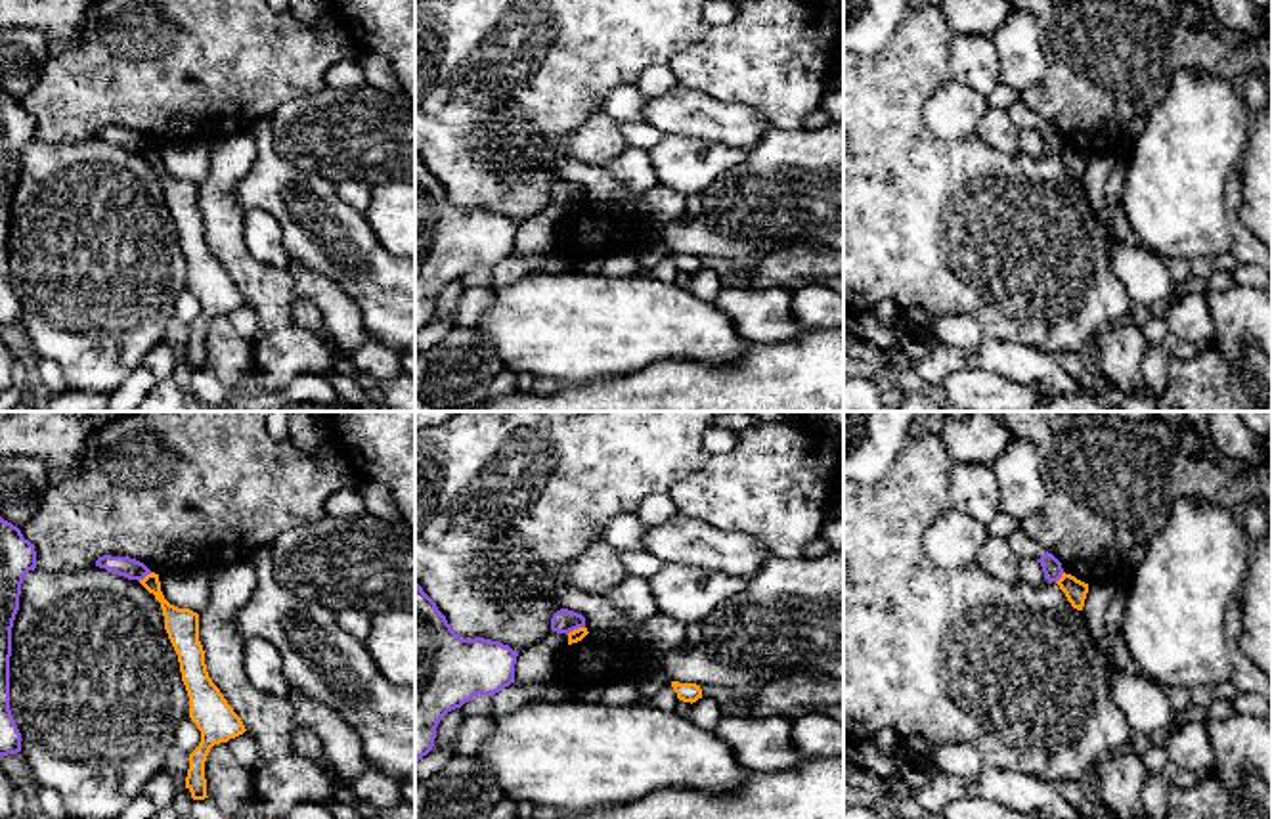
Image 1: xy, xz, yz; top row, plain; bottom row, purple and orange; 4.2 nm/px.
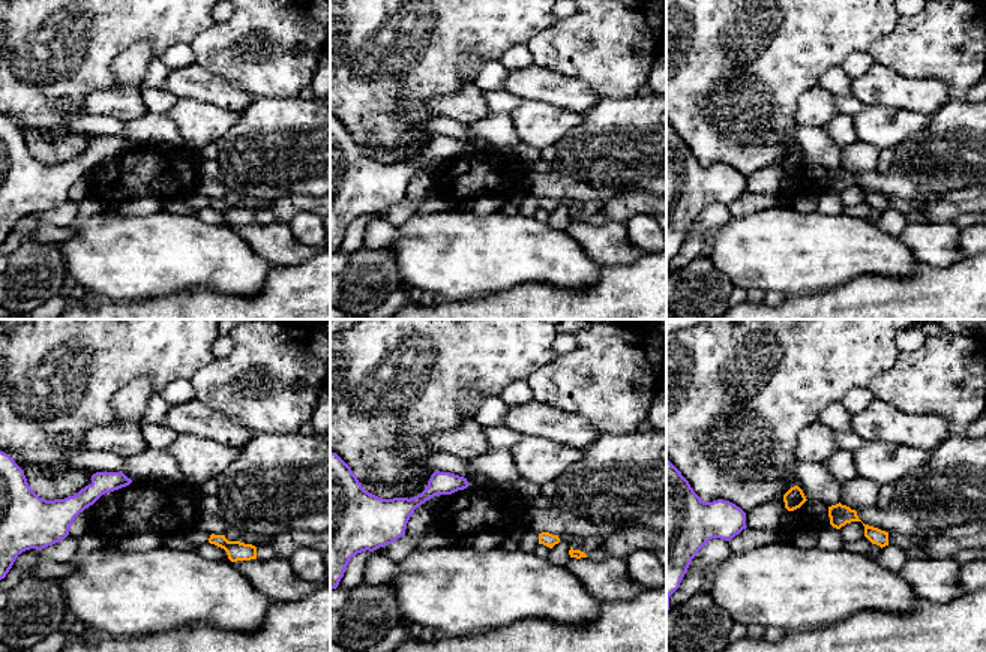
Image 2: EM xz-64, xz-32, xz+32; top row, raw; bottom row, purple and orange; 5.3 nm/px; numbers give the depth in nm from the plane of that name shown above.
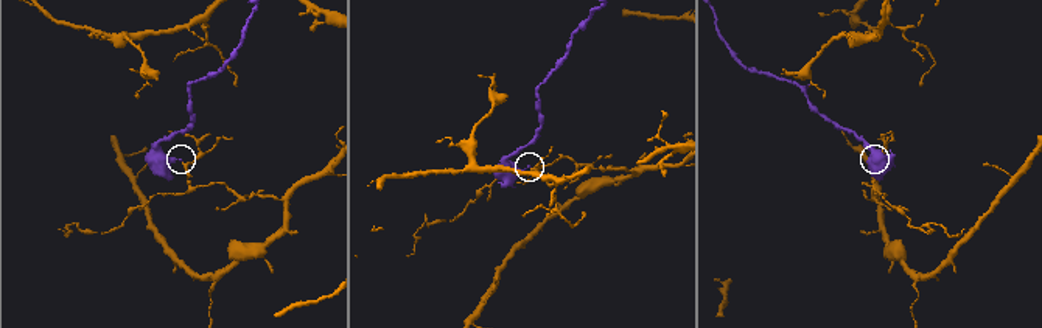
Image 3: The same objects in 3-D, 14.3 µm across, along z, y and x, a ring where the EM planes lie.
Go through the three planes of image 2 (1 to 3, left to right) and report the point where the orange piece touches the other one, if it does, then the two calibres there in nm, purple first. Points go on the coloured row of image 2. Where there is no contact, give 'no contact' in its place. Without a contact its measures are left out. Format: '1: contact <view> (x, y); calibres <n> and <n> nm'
1: no contact
2: no contact
3: no contact

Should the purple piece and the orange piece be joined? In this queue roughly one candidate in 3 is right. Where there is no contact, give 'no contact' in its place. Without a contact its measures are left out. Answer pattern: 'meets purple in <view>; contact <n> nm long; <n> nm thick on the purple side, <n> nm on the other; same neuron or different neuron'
meets purple in xz; contact 90 nm long; 100 nm thick on the purple side, 50 nm on the other; different neuron

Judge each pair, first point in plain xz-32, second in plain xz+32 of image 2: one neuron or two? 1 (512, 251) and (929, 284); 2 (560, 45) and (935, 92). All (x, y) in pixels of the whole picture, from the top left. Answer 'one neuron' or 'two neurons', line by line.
1: two neurons
2: two neurons

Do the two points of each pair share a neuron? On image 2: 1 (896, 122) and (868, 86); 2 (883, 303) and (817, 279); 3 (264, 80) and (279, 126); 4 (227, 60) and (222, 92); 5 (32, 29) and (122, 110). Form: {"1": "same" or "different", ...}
{"1": "different", "2": "different", "3": "different", "4": "different", "5": "different"}

